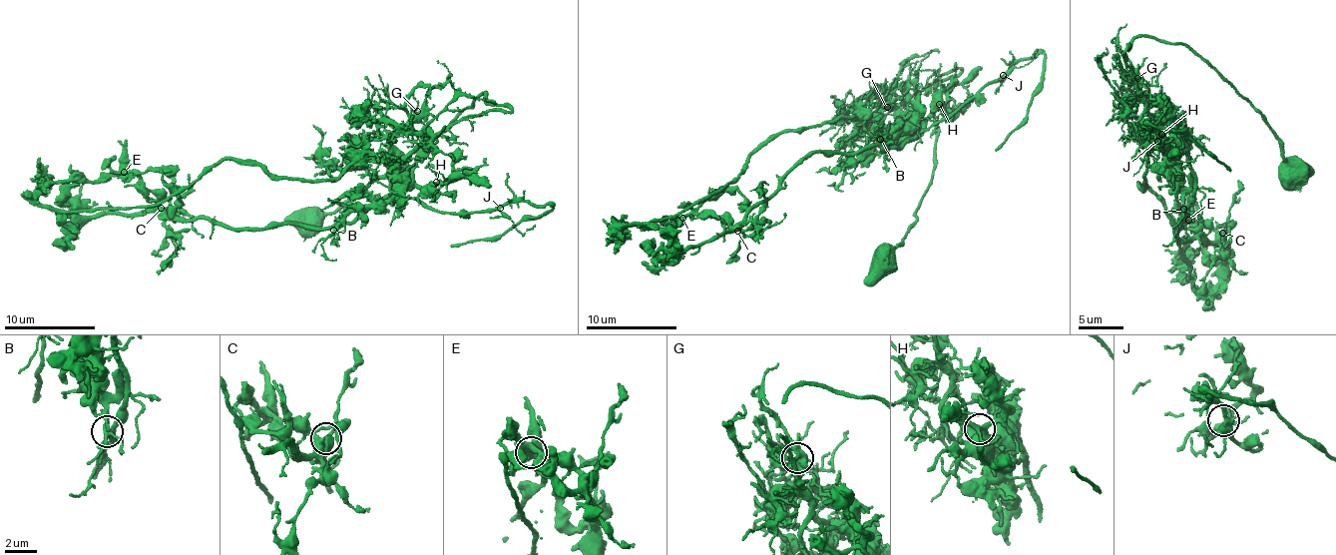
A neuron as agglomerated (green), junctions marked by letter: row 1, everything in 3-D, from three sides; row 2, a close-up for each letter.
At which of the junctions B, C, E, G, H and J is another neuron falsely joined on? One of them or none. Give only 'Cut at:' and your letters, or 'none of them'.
Cut at: E

